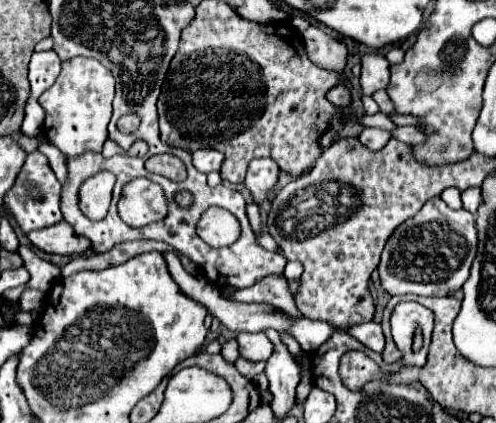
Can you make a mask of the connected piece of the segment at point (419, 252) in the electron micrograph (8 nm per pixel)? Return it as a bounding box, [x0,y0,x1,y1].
[377,197,477,295]

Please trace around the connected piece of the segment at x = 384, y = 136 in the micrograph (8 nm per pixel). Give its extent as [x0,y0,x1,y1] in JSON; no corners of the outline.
[359,129,391,151]

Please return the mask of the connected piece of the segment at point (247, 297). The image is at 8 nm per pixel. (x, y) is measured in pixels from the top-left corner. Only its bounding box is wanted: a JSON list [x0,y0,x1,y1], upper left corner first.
[221,275,302,317]

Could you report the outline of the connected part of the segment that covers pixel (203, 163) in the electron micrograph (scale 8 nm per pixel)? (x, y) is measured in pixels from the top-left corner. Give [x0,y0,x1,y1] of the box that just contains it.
[193,149,225,173]

